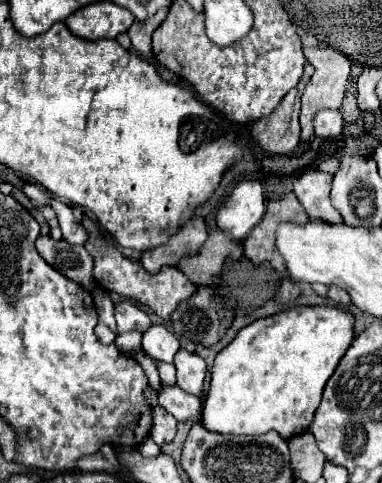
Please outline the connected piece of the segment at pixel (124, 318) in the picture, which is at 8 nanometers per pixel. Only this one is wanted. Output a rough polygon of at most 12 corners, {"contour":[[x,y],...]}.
{"contour":[[130,301],[116,305],[118,335],[146,333],[152,321]]}

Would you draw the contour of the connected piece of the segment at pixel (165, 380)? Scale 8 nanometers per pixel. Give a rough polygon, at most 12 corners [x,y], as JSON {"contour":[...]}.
{"contour":[[158,363],[162,385],[176,385],[176,369]]}

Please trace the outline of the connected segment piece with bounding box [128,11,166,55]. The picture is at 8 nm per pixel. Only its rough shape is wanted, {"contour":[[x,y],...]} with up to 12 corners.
{"contour":[[166,11],[128,29],[132,47],[150,55],[150,37],[164,21]]}

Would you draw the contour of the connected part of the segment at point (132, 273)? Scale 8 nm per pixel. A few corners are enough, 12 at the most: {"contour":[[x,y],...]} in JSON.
{"contour":[[90,237],[94,279],[168,321],[196,285],[176,267],[148,273]]}

